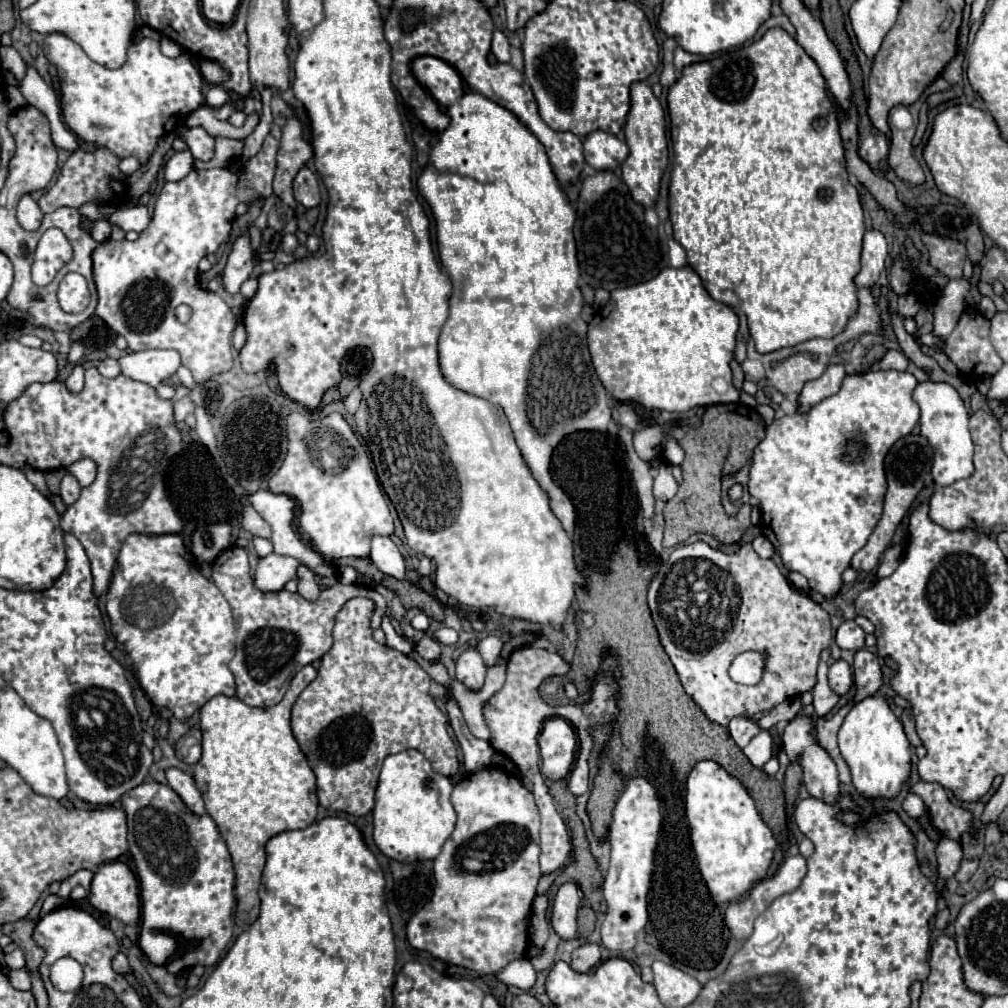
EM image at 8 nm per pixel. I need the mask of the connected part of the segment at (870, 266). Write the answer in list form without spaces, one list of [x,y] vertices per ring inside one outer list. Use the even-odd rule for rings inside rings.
[[[868,229],[864,233],[864,245],[862,245],[862,271],[856,277],[858,287],[870,287],[878,281],[878,275],[884,269],[886,255],[888,255],[888,243],[884,235],[876,229]]]

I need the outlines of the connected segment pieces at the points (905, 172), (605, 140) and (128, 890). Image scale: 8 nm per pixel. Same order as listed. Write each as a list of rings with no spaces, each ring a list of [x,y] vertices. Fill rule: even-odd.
[[[892,125],[892,139],[890,139],[890,155],[888,163],[894,169],[894,173],[914,185],[924,183],[924,171],[920,163],[912,155],[912,139],[914,139],[916,127],[910,127],[906,131],[900,131]]]
[[[592,131],[584,137],[584,157],[596,171],[616,169],[628,157],[628,145],[606,131]]]
[[[120,861],[102,863],[92,879],[90,903],[124,925],[138,925],[140,891],[134,873]]]

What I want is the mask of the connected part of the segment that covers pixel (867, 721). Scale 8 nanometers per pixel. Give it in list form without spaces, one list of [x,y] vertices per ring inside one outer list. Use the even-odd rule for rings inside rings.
[[[882,697],[864,699],[852,707],[838,731],[838,745],[844,761],[848,763],[856,791],[868,801],[896,797],[910,779],[910,743],[900,719]]]

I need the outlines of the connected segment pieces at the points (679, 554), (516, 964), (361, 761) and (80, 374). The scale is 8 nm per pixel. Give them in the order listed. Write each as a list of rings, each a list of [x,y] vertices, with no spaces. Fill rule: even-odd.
[[[702,541],[680,545],[650,583],[648,605],[660,635],[660,643],[668,653],[684,691],[712,723],[722,727],[728,727],[730,719],[734,717],[754,717],[762,711],[774,709],[786,699],[800,697],[802,693],[810,691],[816,683],[820,651],[832,643],[828,613],[808,595],[796,591],[780,573],[776,563],[772,559],[758,557],[752,545],[742,545],[740,551],[732,555],[720,553]],[[744,651],[766,651],[764,675],[760,683],[750,687],[734,683],[728,675],[732,659]]]
[[[518,959],[508,963],[504,969],[500,969],[496,973],[496,979],[508,987],[514,985],[514,987],[520,987],[522,991],[528,991],[536,983],[536,971],[528,959]]]
[[[350,599],[336,617],[334,645],[322,657],[318,677],[300,693],[292,707],[292,731],[308,757],[312,771],[316,773],[318,799],[328,811],[342,811],[348,815],[366,815],[374,807],[374,791],[378,785],[382,761],[404,749],[420,751],[432,765],[432,769],[444,777],[452,777],[458,771],[456,743],[446,731],[448,717],[438,709],[430,697],[430,675],[404,653],[380,645],[372,639],[370,617],[374,603],[370,599]]]
[[[76,365],[74,371],[72,371],[72,375],[66,379],[64,385],[66,385],[66,389],[70,393],[80,393],[84,389],[84,367]]]

